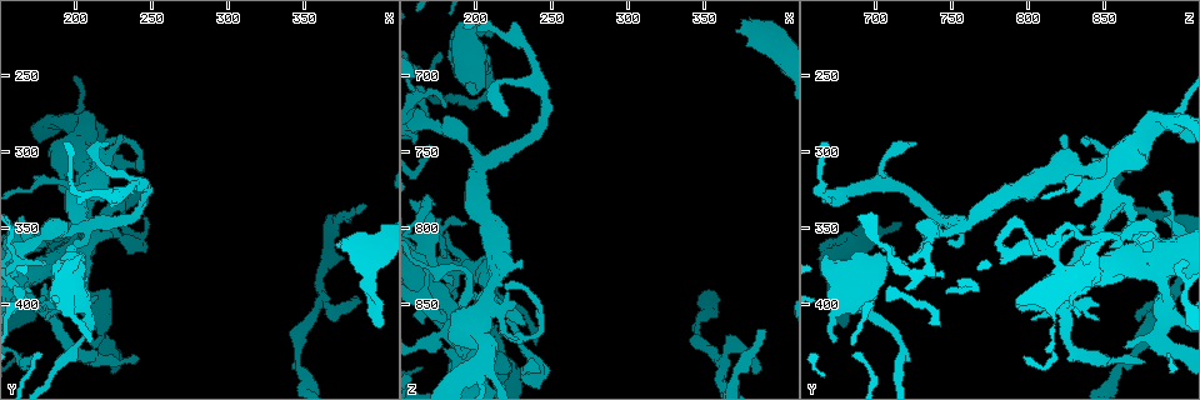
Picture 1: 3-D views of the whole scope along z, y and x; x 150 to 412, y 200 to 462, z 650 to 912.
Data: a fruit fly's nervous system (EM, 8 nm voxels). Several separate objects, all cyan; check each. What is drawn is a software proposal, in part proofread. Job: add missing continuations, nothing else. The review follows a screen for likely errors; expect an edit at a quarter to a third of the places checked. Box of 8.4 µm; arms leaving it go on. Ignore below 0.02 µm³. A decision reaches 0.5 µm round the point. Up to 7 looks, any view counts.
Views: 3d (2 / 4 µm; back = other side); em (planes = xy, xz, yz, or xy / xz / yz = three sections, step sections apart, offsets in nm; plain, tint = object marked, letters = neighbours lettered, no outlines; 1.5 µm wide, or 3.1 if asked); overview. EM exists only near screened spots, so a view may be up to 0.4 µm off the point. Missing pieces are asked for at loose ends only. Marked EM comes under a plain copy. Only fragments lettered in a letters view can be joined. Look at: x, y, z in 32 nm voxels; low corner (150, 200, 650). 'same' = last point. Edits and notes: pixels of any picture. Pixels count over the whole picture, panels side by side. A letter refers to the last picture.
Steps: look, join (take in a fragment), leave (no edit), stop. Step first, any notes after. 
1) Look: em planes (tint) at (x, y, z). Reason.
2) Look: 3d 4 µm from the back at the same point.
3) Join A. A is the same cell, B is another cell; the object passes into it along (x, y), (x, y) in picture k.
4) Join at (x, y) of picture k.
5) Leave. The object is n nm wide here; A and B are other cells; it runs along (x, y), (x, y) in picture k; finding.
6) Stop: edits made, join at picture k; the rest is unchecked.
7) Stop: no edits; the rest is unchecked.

Look: em planes (letters) at (242, 344, 888). Thin end.

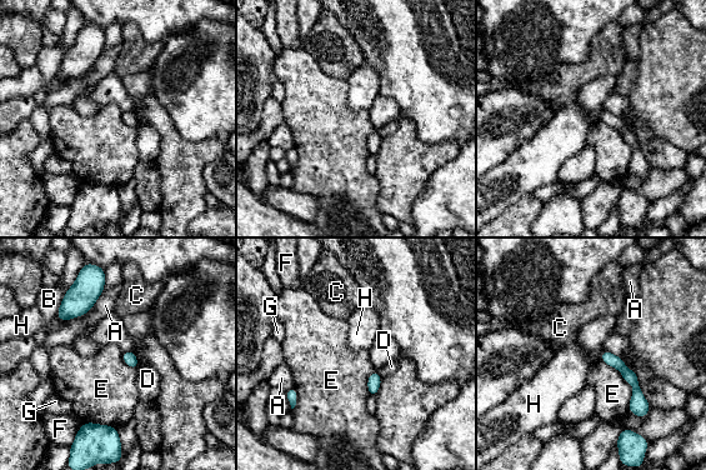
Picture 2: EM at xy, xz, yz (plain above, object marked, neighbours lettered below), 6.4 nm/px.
Leave. A, B, C, D, E, F, G and H are other cells; none of them fits.

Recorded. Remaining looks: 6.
Look: em yz step 4 (letters) at (386, 334, 868). Free end.

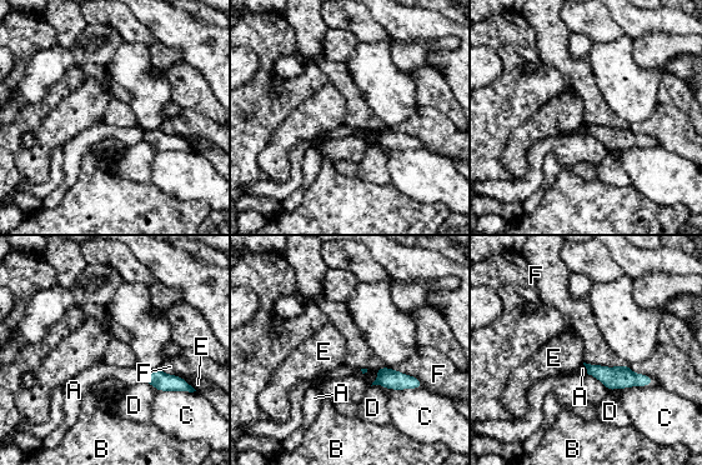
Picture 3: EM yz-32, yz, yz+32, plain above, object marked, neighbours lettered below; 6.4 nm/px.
Look: em planes (letters) at the same point. Cut it another way.

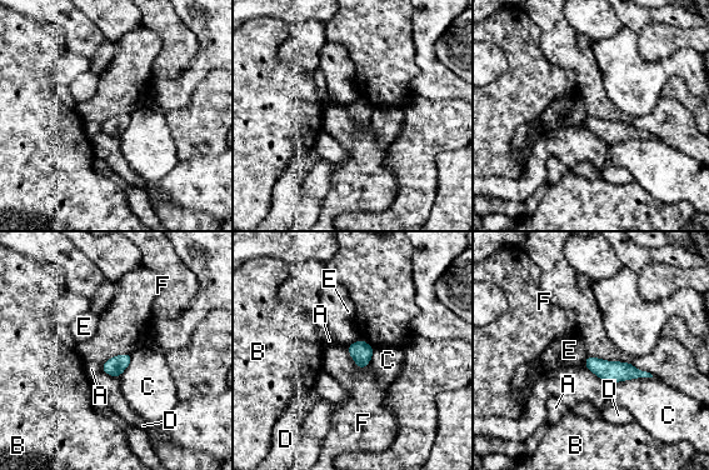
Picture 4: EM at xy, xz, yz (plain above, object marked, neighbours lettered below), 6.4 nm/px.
Leave. The object is 130 nm wide here; A, B, C, D, E and F are other cells; no lettered fragment goes on from it.

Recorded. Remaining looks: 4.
Look: em xy step 4 (tint) at (382, 394, 894). Thin end.

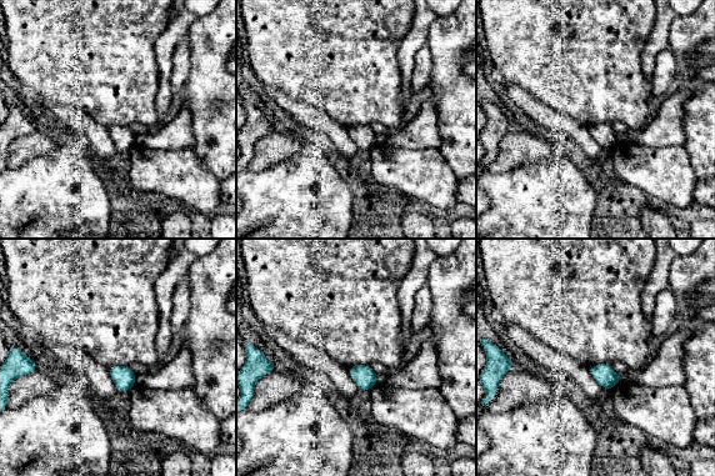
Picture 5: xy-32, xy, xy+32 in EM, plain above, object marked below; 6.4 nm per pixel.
Look: em planes (letters) at the same point.

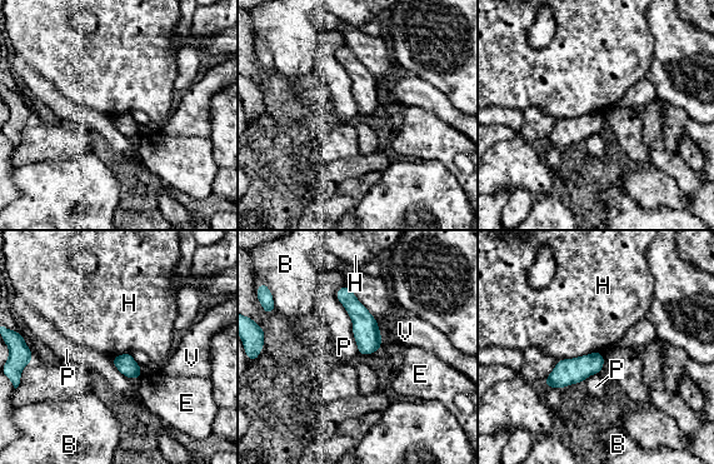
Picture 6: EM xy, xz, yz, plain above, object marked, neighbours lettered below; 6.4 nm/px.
Leave. B, E, H, P and V are other cells; none of them fits.

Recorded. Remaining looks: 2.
Stop: no edits; the rest is unchecked.

